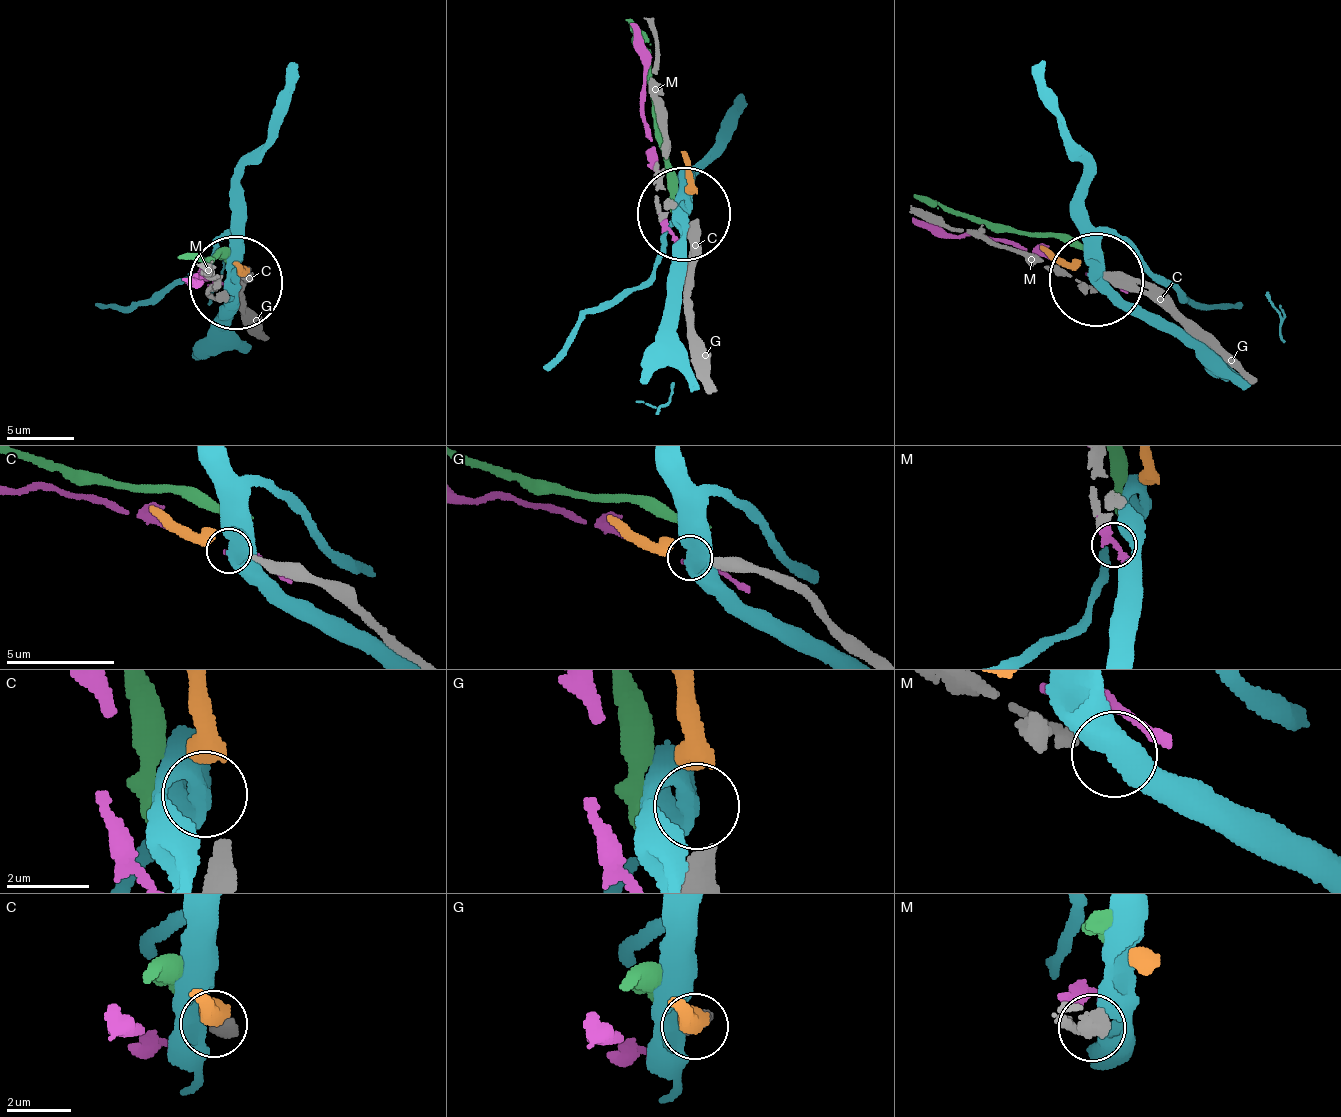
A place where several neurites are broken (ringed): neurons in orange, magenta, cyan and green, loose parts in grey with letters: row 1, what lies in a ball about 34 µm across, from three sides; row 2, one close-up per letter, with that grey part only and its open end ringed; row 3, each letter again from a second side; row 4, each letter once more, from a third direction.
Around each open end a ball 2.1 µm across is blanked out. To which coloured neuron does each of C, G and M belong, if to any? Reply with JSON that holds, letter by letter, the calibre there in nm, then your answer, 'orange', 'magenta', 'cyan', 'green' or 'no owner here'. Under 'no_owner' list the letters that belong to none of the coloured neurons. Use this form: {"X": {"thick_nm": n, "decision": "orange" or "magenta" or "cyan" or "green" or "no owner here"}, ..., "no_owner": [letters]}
{"C": {"thick_nm": 380, "decision": "no owner here"}, "G": {"thick_nm": 500, "decision": "orange"}, "M": {"thick_nm": 240, "decision": "no owner here"}, "no_owner": ["C", "M"]}

